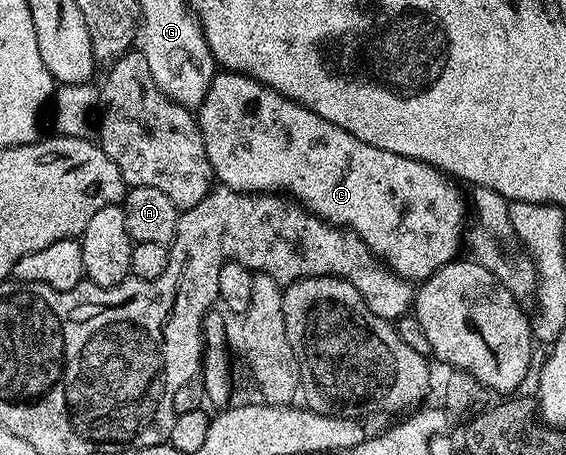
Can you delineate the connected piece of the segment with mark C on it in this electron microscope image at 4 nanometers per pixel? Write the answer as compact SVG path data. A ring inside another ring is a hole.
M228 69L218 70L211 81L211 89L207 89L207 97L203 97L203 105L196 112L197 123L201 126L203 145L207 149L207 157L211 161L216 182L223 187L230 187L236 191L250 193L280 193L301 204L312 215L318 215L326 223L334 227L343 227L347 231L354 231L361 240L375 253L378 259L386 263L401 279L410 281L424 281L430 279L443 265L454 262L463 247L463 236L467 231L467 199L461 196L462 188L444 171L411 157L403 157L399 153L387 153L387 149L375 149L375 145L367 145L367 141L359 141L347 129L339 129L331 121L319 117L319 113L311 113L309 107L299 105L294 99L288 99L272 91L267 85L255 81L251 75L240 75L238 71Z

